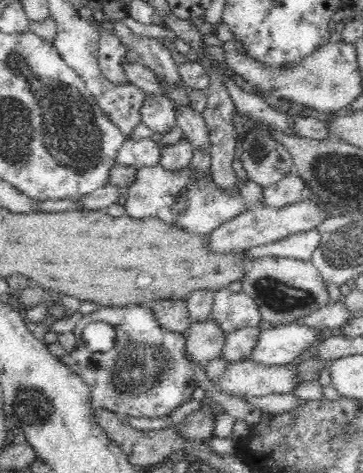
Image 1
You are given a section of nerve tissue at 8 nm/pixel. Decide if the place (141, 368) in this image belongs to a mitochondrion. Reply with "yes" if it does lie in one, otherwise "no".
yes

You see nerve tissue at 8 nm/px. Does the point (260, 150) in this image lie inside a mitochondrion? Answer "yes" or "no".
yes

